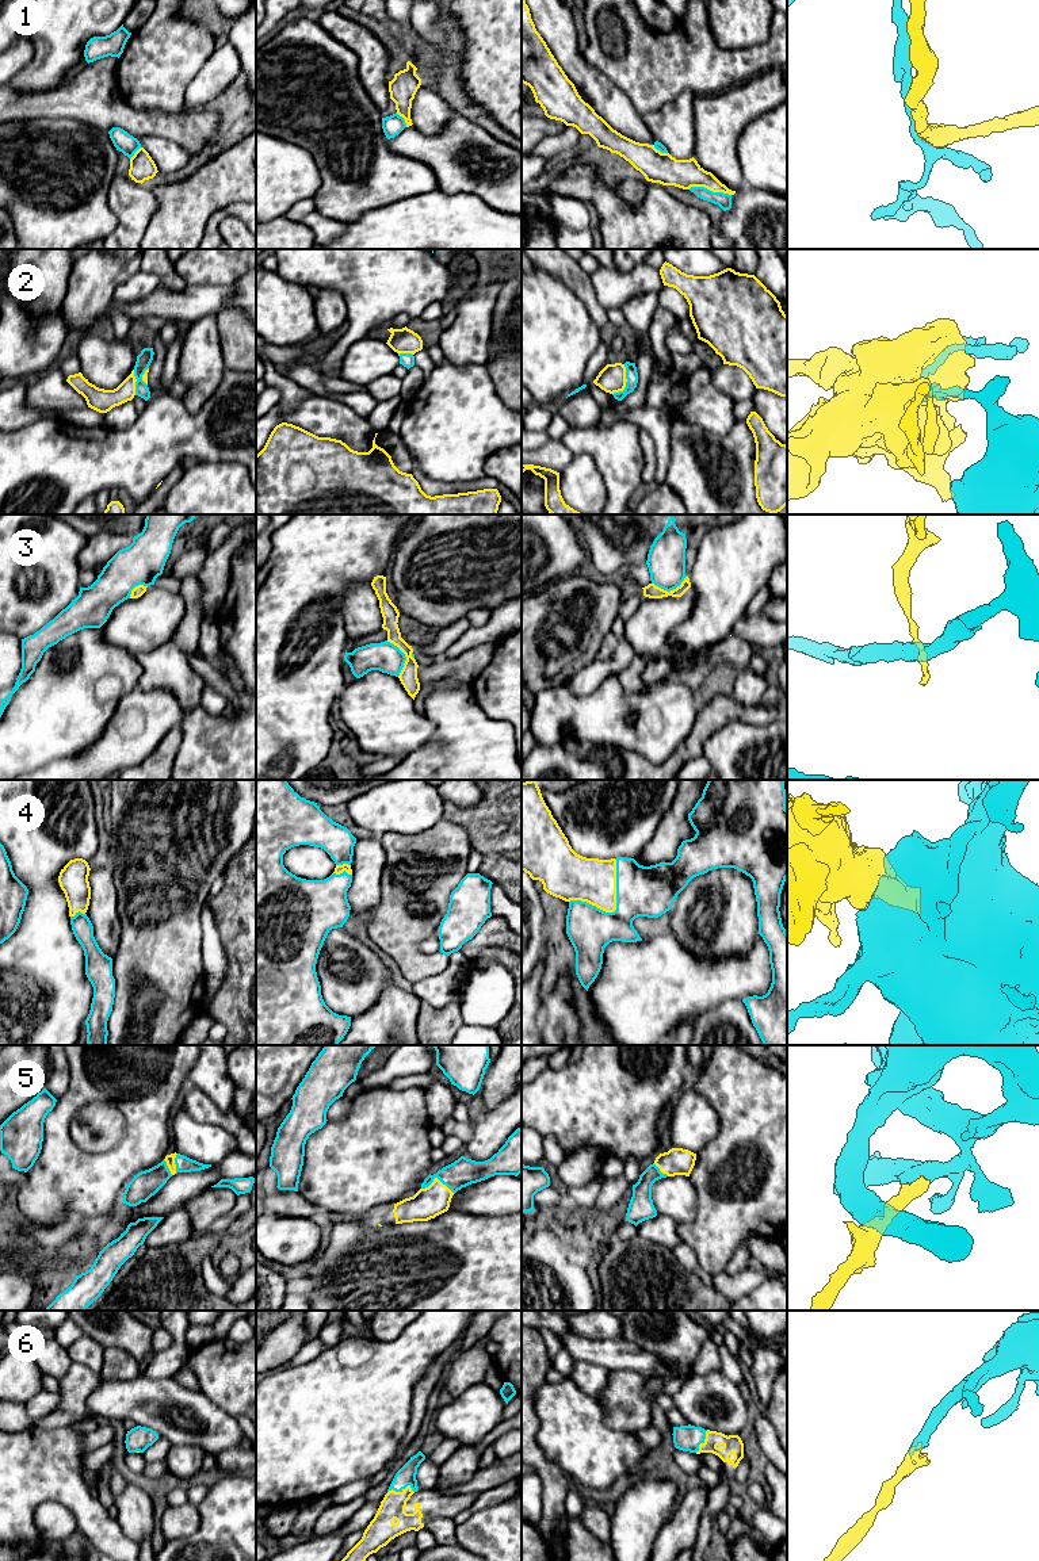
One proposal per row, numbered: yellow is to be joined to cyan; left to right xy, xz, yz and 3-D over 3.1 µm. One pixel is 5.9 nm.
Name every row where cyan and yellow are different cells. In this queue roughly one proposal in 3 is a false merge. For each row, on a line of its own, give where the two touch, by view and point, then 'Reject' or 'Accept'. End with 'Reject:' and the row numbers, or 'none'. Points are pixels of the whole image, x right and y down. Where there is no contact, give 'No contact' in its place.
1: Touches cyan at yz (709, 190). Reject
2: Touches cyan at yz (626, 382). Reject
3: Touches cyan at xz (405, 657). Reject
4: Touches cyan at yz (617, 907). Accept
5: Touches cyan at xz (438, 1178). Accept
6: Touches cyan at xz (400, 1491). Accept
Reject: 1, 2, 3

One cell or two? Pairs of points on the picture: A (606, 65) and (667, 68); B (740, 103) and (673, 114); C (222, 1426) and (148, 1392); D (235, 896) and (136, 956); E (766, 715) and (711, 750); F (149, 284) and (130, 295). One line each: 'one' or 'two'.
A: one
B: two
C: one
D: two
E: two
F: one

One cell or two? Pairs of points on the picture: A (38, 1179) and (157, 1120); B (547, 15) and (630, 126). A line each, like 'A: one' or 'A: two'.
A: one
B: one

